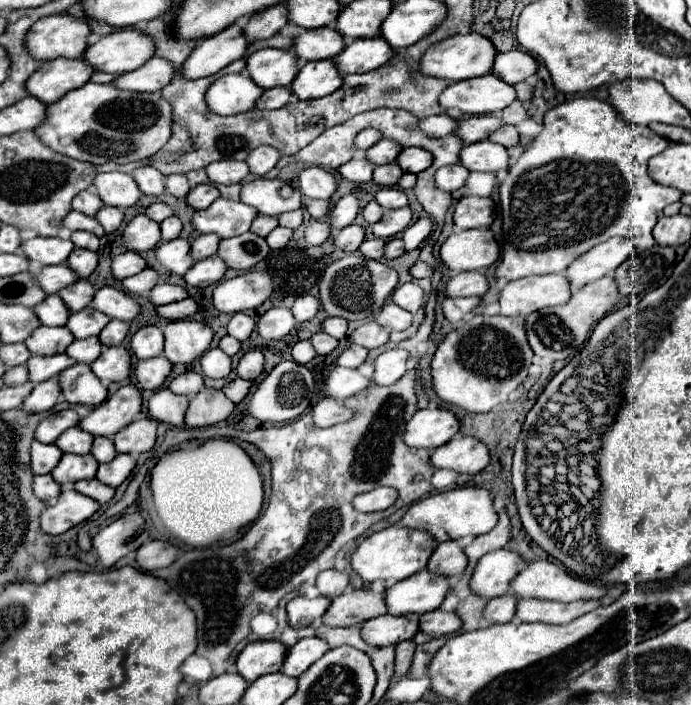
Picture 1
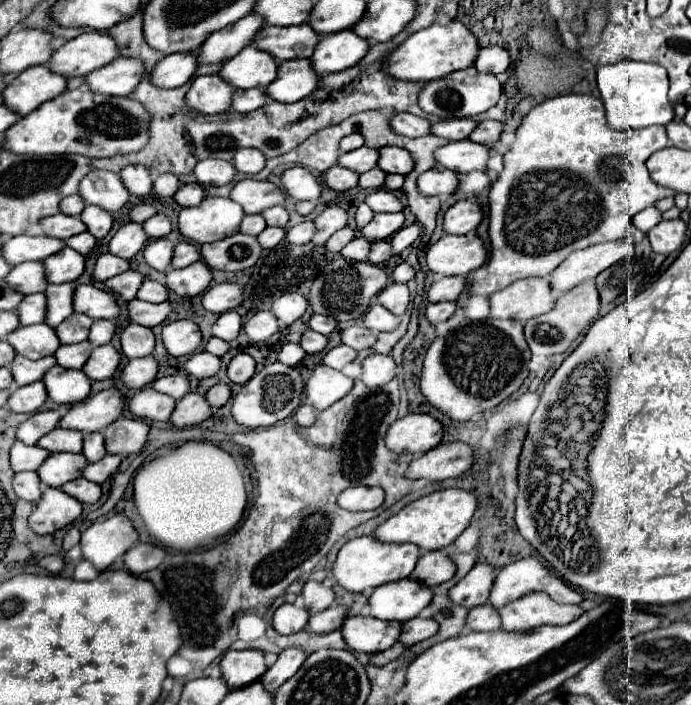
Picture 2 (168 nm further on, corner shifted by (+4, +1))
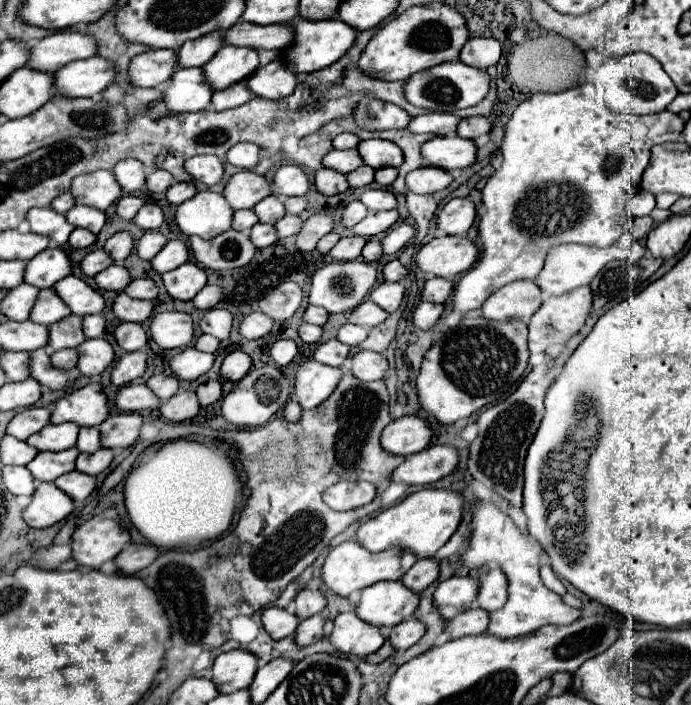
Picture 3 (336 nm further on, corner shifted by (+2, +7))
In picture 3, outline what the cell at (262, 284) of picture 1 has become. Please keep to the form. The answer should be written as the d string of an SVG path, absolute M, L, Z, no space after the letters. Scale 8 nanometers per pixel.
M204 286L196 296L194 296L194 306L200 310L210 310L214 308L220 300L224 298L224 288L220 286Z

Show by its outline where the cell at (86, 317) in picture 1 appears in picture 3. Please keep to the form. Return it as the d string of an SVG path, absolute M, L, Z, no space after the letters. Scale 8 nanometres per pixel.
M76 314L66 316L64 320L52 324L48 330L50 330L50 346L54 350L76 348L86 340L86 336L82 332L82 318Z

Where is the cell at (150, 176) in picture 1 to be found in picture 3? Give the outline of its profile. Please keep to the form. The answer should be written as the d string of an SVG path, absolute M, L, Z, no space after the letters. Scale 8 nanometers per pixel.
M122 160L112 172L124 192L136 192L146 186L146 168L140 160Z

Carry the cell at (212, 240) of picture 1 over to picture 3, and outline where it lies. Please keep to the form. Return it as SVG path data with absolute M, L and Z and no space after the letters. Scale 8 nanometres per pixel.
M170 240L170 242L162 248L162 252L154 256L152 266L154 266L156 272L164 274L164 272L168 272L168 270L174 270L174 268L182 266L182 264L188 262L188 260L190 260L190 252L188 252L186 242L182 242L182 240Z

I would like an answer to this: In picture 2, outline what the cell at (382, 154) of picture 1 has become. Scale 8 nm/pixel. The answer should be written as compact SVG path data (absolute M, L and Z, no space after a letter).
M362 146L358 150L352 150L352 152L346 152L338 158L338 166L354 170L356 174L368 172L370 168L376 166L376 162L378 162L378 150L366 148L366 146Z

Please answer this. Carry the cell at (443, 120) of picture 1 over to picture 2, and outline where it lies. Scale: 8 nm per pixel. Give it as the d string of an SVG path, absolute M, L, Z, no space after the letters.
M398 112L392 116L390 126L394 132L408 136L408 138L416 138L416 136L426 136L430 134L430 122L414 116L414 114L406 114L406 112Z

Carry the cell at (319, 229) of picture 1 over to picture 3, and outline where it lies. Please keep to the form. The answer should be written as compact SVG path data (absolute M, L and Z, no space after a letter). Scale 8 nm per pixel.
M286 214L286 216L284 216L280 222L276 222L274 226L276 226L280 238L288 238L288 236L296 236L296 234L300 232L300 228L304 226L304 222L300 220L300 216Z

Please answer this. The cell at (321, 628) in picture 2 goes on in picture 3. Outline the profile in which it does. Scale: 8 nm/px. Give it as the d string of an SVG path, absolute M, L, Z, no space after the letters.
M316 614L316 616L310 616L310 618L302 620L298 630L296 630L296 636L294 636L296 642L304 644L304 646L314 644L316 638L324 636L324 632L322 632L324 624L326 624L326 616L324 614Z

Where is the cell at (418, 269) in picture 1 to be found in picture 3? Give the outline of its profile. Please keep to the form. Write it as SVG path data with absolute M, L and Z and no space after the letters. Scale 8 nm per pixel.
M392 260L384 266L382 274L384 274L384 280L388 280L388 282L400 282L408 276L408 270L402 266L400 260Z

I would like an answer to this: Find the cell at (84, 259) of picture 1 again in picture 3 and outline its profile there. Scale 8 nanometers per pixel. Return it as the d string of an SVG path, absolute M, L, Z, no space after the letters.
M46 248L32 260L28 260L24 282L36 288L54 286L58 280L72 274L72 262L62 248Z

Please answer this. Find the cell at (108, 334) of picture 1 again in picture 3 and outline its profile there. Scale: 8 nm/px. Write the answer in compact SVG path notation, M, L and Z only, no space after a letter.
M102 314L84 316L84 334L86 338L100 338L106 332L106 318Z

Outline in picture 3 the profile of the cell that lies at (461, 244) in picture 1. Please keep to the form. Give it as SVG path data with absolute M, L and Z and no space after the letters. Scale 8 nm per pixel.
M440 236L424 244L416 256L416 264L424 274L450 278L470 270L480 250L468 236Z

